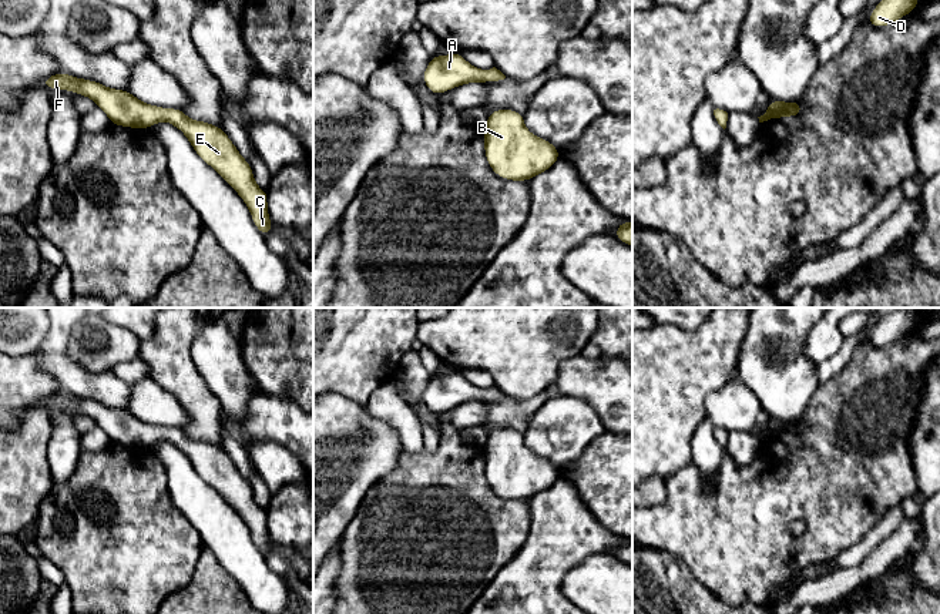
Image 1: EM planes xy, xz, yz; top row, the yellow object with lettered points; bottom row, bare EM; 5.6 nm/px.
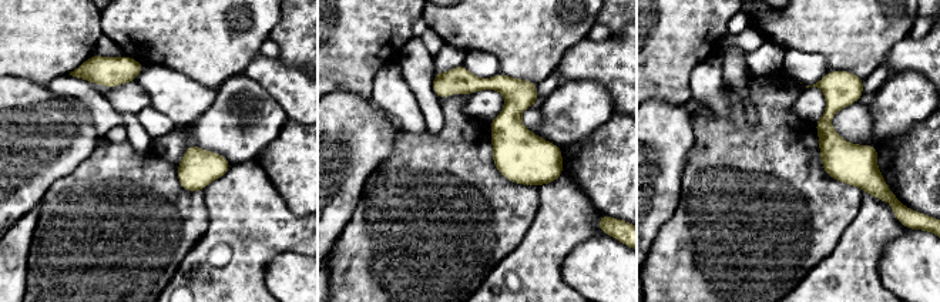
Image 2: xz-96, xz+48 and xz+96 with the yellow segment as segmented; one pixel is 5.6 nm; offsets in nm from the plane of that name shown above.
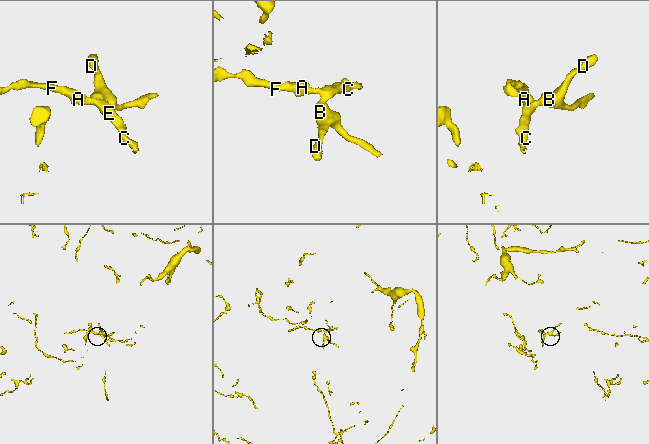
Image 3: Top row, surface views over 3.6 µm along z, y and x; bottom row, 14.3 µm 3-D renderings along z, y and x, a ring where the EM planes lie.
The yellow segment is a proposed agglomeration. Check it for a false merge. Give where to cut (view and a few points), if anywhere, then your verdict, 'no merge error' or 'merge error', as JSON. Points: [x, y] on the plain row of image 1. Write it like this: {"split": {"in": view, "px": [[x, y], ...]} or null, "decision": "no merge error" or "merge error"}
{"split": null, "decision": "no merge error"}

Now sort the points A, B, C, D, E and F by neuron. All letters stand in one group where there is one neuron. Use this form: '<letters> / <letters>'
A B C D E F

